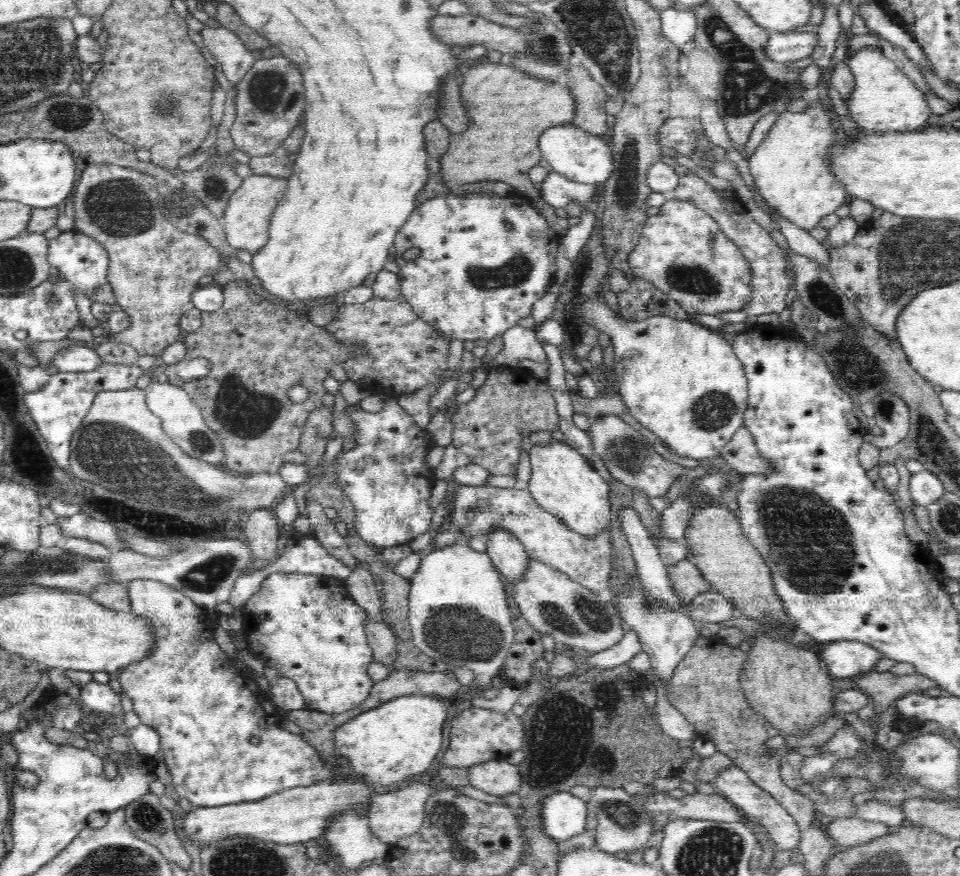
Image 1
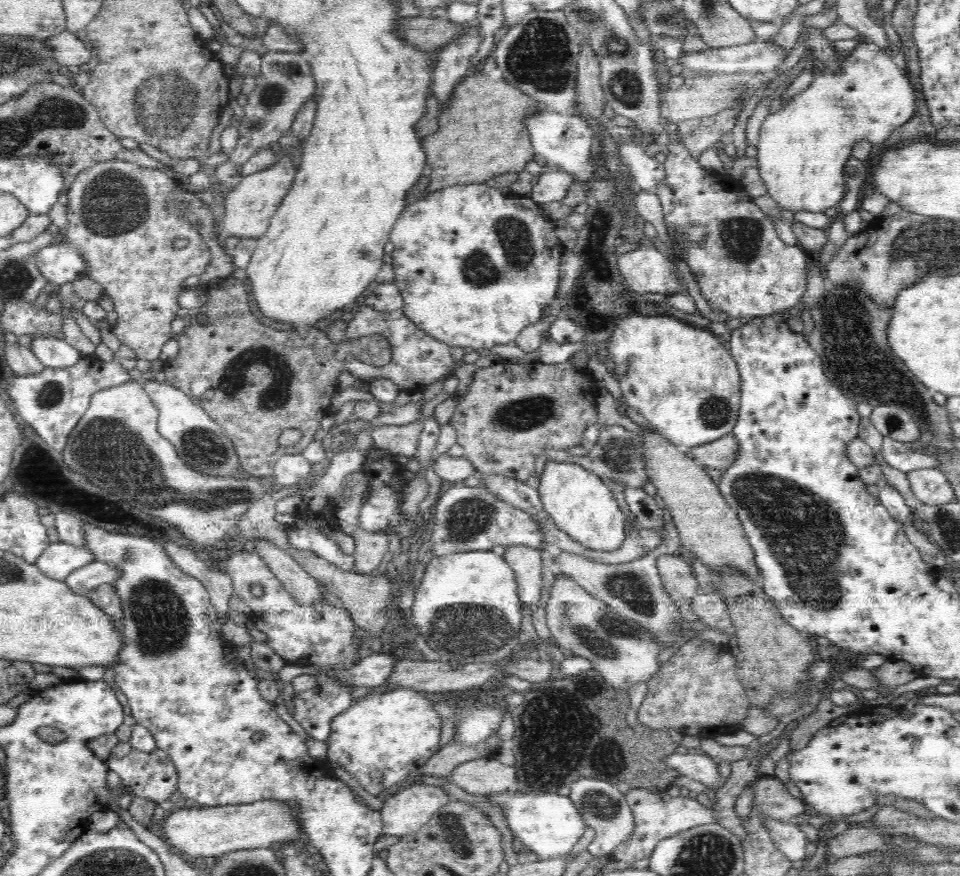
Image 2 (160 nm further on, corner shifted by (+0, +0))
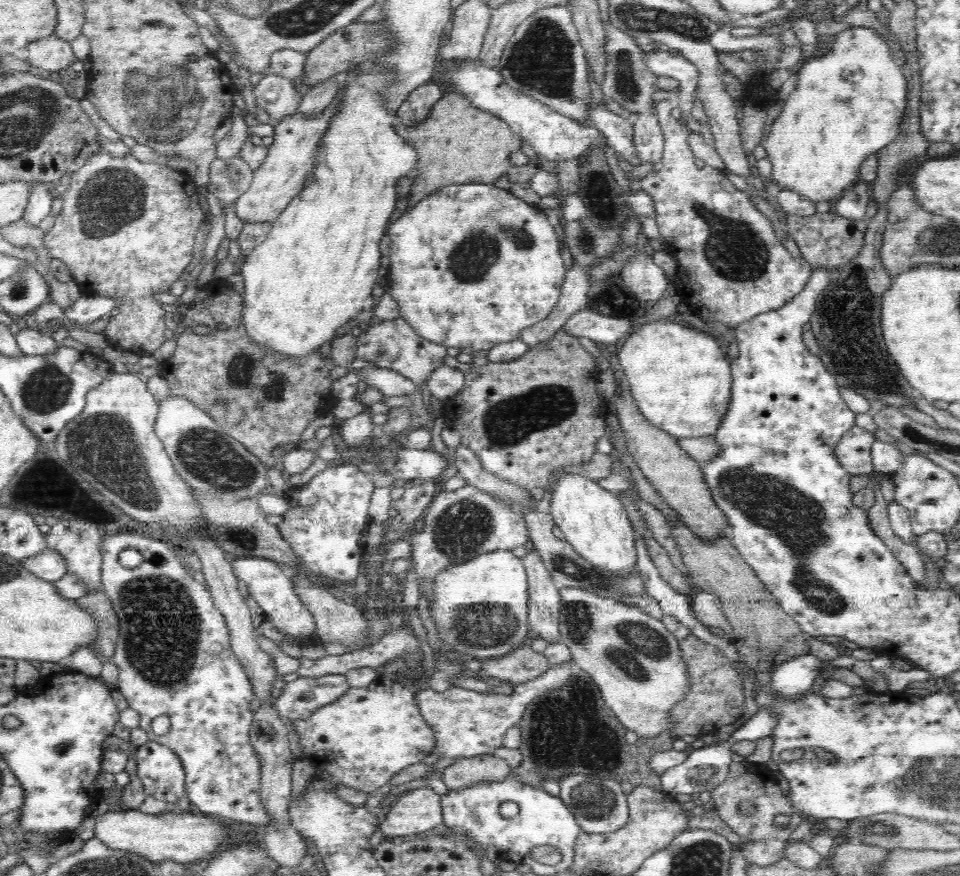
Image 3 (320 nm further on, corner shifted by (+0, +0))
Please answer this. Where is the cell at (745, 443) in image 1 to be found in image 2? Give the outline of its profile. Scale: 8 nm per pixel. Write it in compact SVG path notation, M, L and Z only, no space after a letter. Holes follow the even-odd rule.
M733 434L724 435L716 442L708 442L702 446L686 448L688 455L699 463L709 466L712 469L724 471L732 466L732 462L738 456L738 440Z

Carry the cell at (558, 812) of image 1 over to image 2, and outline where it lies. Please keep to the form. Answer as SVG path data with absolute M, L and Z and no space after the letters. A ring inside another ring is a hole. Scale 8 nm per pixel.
M516 789L486 796L492 804L497 804L504 809L508 828L515 836L517 845L529 848L539 860L568 854L586 831L587 824L567 793L565 795L554 794L554 792L532 794Z

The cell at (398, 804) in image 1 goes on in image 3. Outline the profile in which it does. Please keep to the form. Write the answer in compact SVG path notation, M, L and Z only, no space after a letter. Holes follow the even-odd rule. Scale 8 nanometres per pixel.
M428 787L400 794L391 802L391 810L379 826L379 832L391 839L395 836L421 836L443 824L441 795Z

